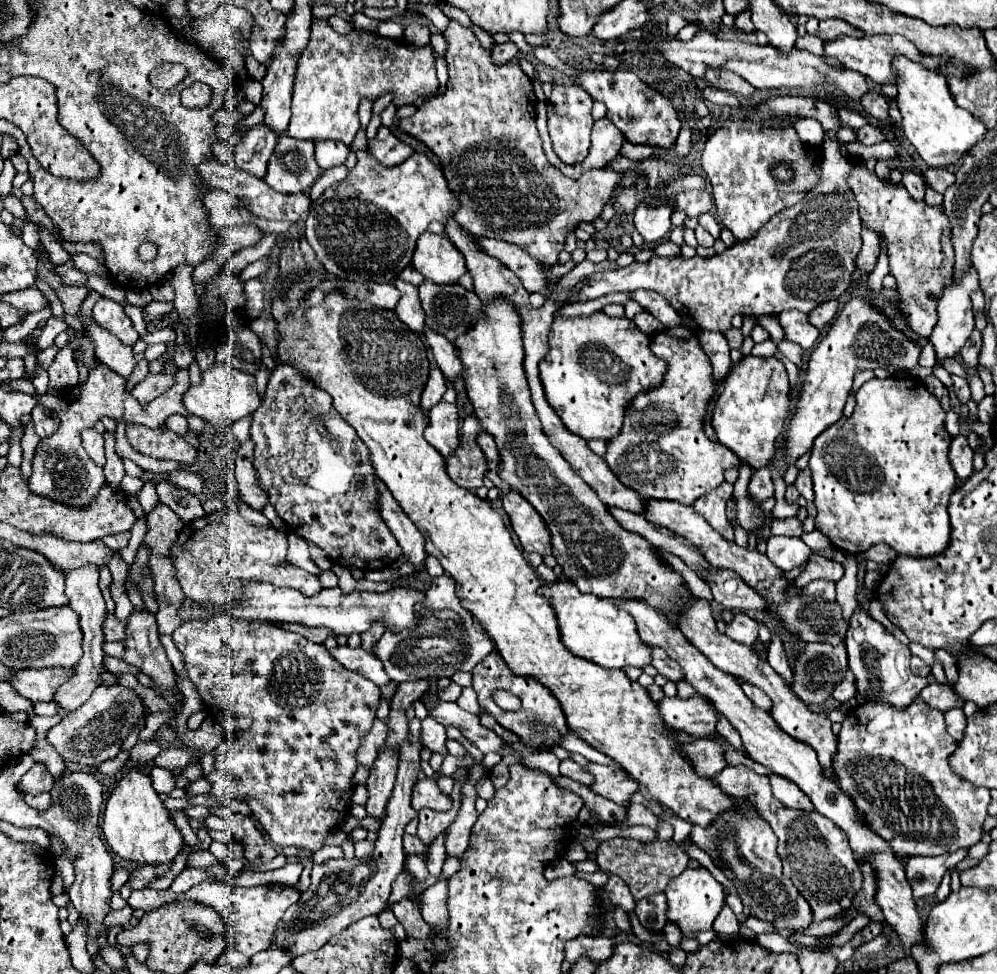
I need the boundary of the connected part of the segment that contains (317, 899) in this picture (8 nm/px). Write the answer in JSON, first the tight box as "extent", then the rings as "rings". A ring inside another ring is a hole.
{"extent":[272,718,424,957],"rings":[[[414,718],[408,721],[408,727],[410,738],[400,745],[398,777],[394,783],[394,793],[390,797],[388,817],[386,817],[386,821],[382,821],[374,851],[370,853],[370,857],[360,859],[360,861],[326,859],[324,863],[314,865],[308,891],[304,891],[300,895],[300,899],[284,913],[282,925],[278,927],[278,933],[274,935],[272,943],[286,947],[292,953],[292,957],[304,955],[306,951],[320,949],[330,937],[338,935],[350,923],[354,923],[366,915],[378,915],[386,909],[392,881],[404,869],[404,859],[406,859],[406,853],[402,849],[404,825],[418,815],[410,805],[410,793],[412,793],[414,783],[418,781],[420,751],[424,747],[420,742],[421,721]],[[348,877],[352,877],[352,879],[346,881]]]}

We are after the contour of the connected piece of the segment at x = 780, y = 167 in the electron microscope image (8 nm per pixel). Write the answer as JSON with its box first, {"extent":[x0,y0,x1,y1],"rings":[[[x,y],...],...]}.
{"extent":[772,163,794,183],"rings":[[[778,163],[772,167],[772,175],[780,181],[780,183],[790,183],[794,181],[794,169],[788,165],[788,163]]]}

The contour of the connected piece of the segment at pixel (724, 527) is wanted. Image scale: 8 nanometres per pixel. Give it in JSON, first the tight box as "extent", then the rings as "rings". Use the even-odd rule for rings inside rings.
{"extent":[692,483,734,539],"rings":[[[722,483],[718,489],[702,495],[692,507],[694,511],[698,511],[698,515],[702,515],[724,539],[730,539],[734,537],[734,531],[732,527],[728,525],[726,521],[726,515],[724,515],[724,507],[726,507],[726,501],[732,497],[732,485],[730,483]]]}

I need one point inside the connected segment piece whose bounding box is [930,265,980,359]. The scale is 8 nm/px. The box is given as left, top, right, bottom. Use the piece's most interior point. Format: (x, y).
(955, 323)

